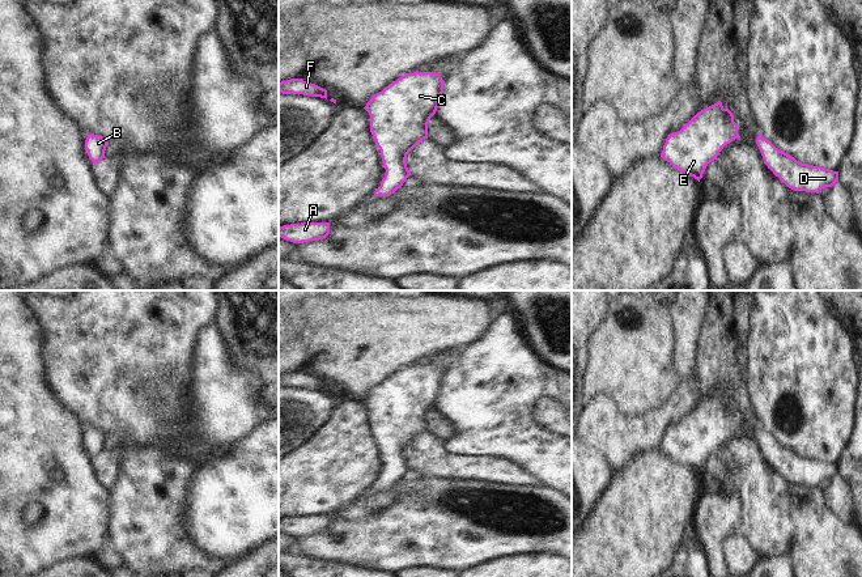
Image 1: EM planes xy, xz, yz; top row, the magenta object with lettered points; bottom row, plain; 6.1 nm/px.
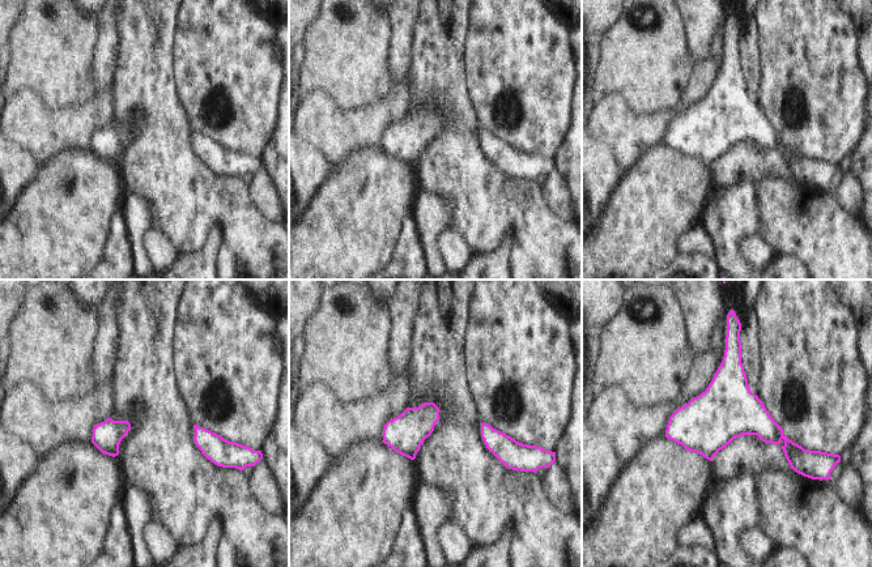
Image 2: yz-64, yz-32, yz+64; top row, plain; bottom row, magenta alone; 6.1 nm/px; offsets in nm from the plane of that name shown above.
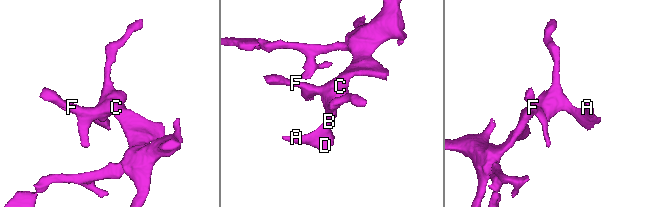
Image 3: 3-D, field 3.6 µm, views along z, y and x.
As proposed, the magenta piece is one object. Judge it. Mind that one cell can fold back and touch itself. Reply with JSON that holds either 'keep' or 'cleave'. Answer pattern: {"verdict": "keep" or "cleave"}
{"verdict": "keep"}

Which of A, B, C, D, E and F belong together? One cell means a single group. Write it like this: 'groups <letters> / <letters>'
groups A B C D E F

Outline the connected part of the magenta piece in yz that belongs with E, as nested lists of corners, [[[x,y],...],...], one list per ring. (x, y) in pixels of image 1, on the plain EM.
[[[718,394],[697,406],[680,424],[671,427],[661,450],[700,475],[706,459],[723,440],[739,430],[733,406]]]

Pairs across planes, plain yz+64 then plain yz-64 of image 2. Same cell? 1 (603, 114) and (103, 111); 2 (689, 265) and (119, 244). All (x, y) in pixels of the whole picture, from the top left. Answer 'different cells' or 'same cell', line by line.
1: same cell
2: same cell

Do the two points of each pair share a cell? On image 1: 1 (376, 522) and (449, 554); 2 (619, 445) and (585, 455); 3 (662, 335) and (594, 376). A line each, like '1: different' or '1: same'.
1: same
2: different
3: same

